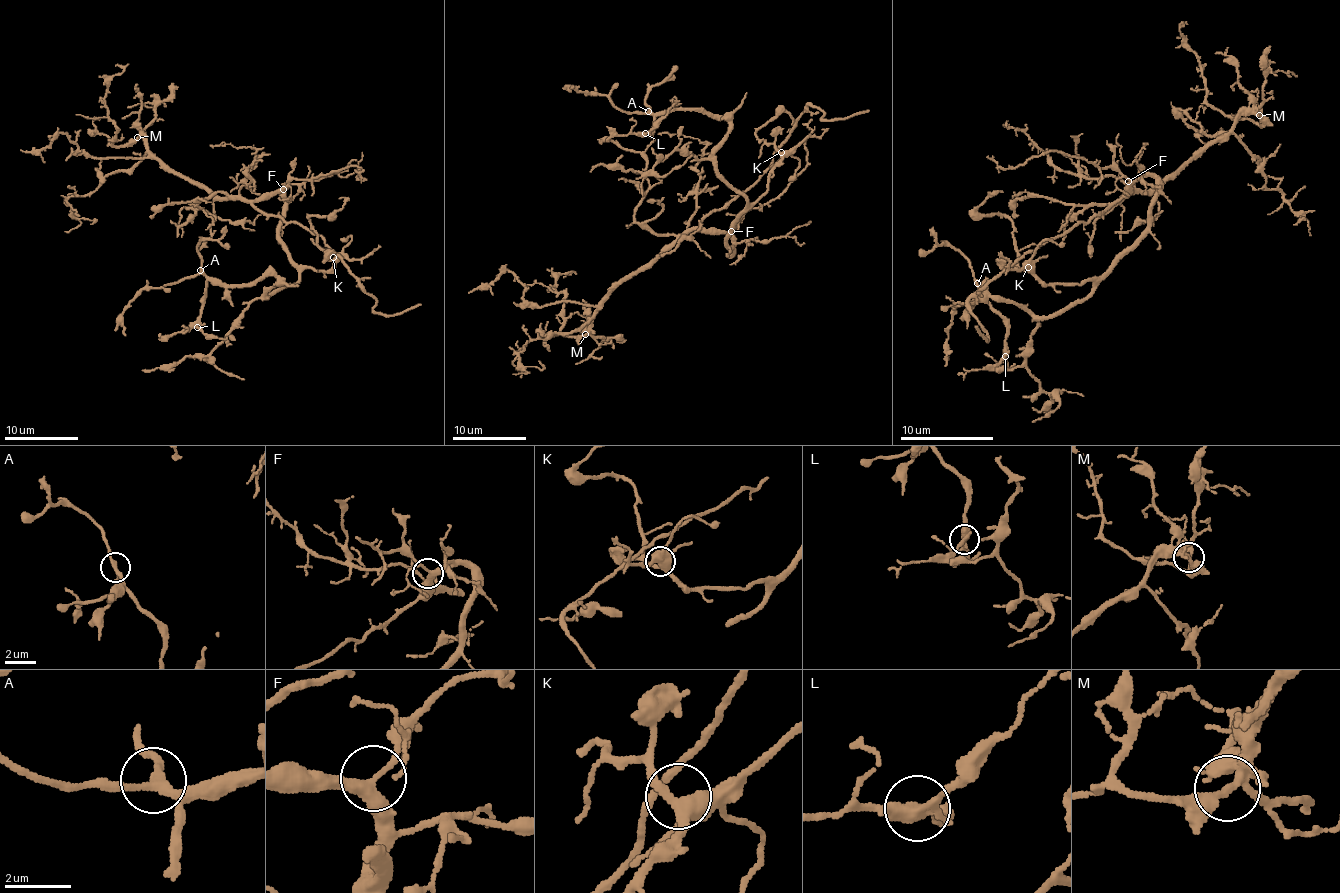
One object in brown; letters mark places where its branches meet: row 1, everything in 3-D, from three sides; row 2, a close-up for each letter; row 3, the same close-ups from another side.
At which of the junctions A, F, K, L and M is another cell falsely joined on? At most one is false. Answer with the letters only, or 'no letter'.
M

